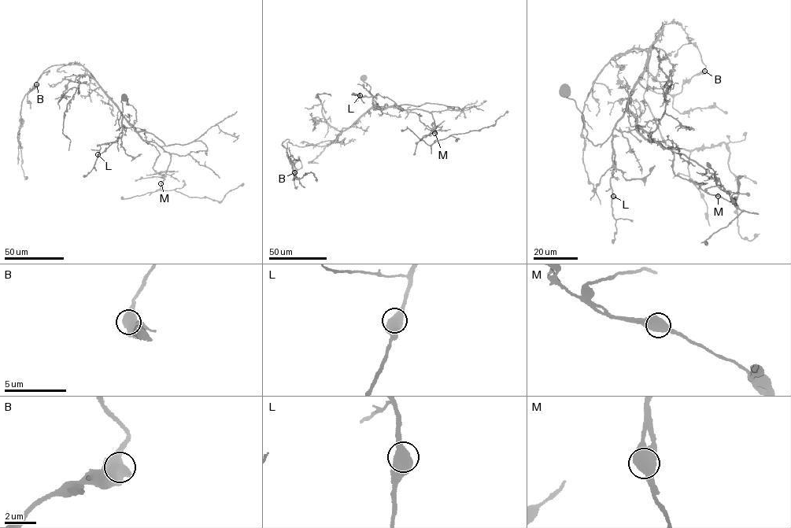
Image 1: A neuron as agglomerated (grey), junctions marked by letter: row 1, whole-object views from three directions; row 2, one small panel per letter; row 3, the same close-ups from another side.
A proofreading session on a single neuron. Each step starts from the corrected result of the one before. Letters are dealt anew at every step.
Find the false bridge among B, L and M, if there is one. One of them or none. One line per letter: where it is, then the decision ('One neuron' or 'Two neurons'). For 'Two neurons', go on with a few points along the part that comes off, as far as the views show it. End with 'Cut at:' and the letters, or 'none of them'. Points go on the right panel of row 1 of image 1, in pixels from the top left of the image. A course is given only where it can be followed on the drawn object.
B: Place: (704, 71). One neuron
L: Place: (613, 196). One neuron
M: Place: (718, 196). Two neurons. Course of the part to remove: (718, 196), (736, 204), (733, 199), (730, 201), (734, 204), (736, 199), (733, 201), (707, 162)
Cut at: M

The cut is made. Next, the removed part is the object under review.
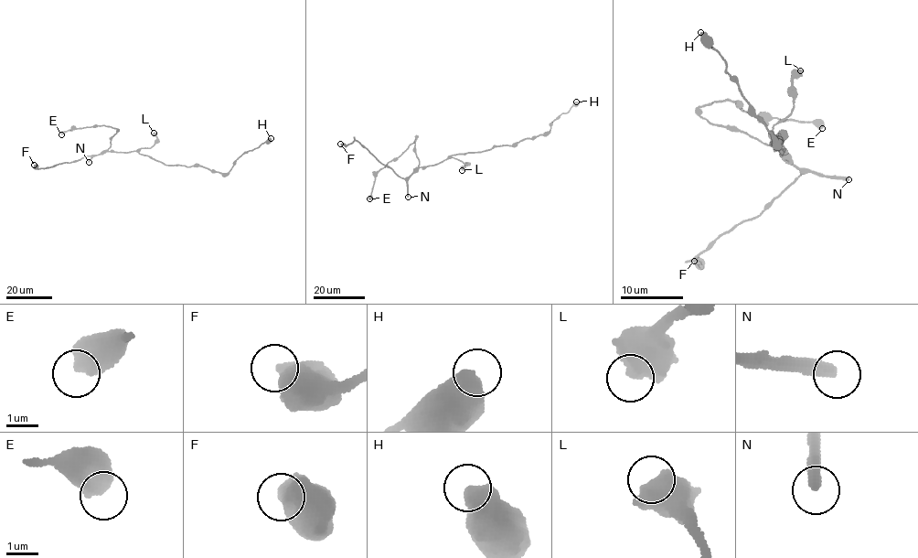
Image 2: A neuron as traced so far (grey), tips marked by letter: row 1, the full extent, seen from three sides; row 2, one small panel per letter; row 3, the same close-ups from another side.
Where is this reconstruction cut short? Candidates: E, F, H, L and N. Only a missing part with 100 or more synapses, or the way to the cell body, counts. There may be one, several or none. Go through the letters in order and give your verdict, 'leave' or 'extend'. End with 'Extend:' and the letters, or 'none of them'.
E: leave
F: leave
H: leave
L: leave
N: extend
Extend: N

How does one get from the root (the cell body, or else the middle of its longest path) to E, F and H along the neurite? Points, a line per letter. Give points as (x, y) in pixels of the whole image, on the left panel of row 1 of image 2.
E: (143, 155), (134, 151), (109, 151), (110, 140), (117, 130), (111, 126), (75, 128), (61, 134)
F: (143, 155), (134, 151), (107, 151), (49, 167), (38, 168), (34, 165)
H: (143, 155), (166, 165), (200, 166), (224, 173), (240, 155), (271, 138)

